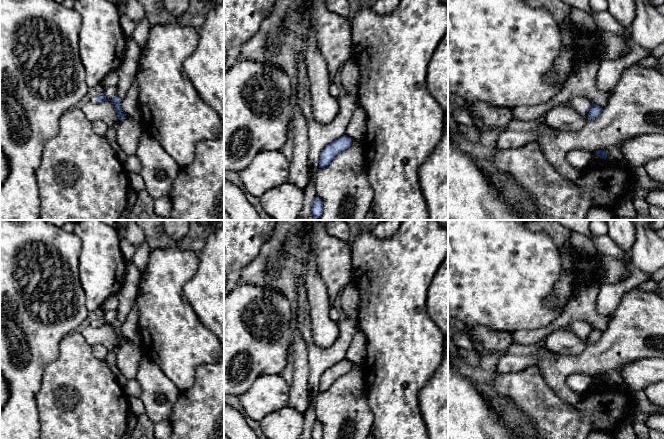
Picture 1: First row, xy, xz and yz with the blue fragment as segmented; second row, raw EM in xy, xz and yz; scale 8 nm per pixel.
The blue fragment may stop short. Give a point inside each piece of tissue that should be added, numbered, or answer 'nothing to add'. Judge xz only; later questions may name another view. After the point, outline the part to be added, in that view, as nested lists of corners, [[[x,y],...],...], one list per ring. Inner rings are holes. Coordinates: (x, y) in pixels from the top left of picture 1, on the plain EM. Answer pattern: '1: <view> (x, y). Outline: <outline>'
nothing to add

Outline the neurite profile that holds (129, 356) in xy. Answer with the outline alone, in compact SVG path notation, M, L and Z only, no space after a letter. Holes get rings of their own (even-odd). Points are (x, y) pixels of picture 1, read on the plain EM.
M129 342L122 343L116 360L118 368L123 376L127 379L135 379L143 357L140 345Z

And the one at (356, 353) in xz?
M358 331L348 348L345 359L352 364L362 365L366 356L367 340L365 336Z

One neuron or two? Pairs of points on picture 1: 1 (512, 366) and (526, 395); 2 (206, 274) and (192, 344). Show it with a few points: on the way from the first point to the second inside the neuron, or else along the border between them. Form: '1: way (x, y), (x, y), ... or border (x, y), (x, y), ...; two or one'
1: border (534, 364), (517, 371), (497, 371); two
2: border (185, 296), (198, 319), (213, 333); two

